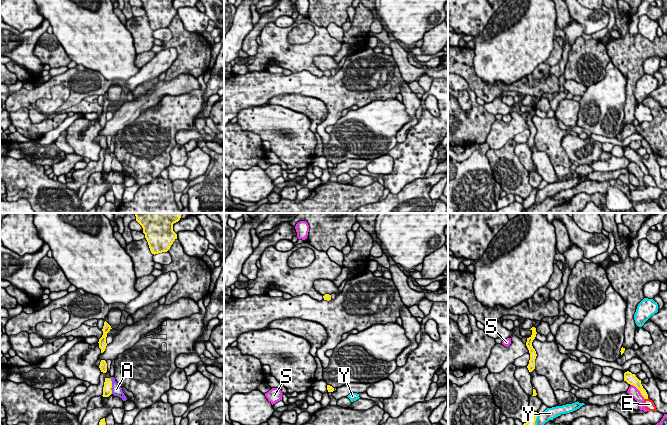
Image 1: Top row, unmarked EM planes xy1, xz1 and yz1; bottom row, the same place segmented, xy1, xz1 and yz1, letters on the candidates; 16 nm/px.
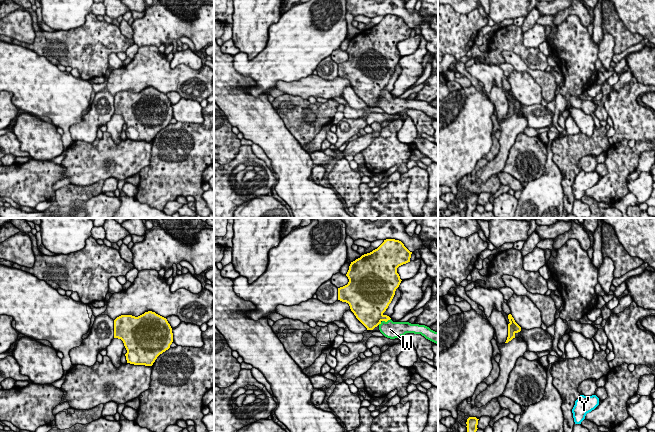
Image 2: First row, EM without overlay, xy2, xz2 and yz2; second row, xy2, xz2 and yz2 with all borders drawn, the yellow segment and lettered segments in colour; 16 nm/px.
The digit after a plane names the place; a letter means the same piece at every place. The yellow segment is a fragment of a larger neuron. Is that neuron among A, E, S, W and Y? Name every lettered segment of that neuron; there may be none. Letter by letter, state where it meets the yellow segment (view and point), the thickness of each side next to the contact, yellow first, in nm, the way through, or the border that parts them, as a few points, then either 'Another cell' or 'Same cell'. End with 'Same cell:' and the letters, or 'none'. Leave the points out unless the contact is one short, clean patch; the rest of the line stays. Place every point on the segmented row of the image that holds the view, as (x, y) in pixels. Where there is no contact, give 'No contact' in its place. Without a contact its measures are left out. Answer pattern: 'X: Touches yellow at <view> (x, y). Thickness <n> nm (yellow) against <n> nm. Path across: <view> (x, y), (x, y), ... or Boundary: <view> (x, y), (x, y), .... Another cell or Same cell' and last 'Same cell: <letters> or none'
A: Touches yellow at xy1 (111, 386). Thickness 140 nm (yellow) against 160 nm. Boundary: xy1 (109, 378), (112, 393). Another cell
E: Touches yellow at yz1 (646, 398). Thickness 120 nm (yellow) against 160 nm. Boundary: yz1 (648, 398), (644, 399). Another cell
S: Touches yellow at yz1 (639, 390). Thickness 170 nm (yellow) against 160 nm. Boundary: yz1 (631, 384), (644, 398). Another cell
W: Touches yellow at xz2 (384, 320). Thickness 400 nm (yellow) against 280 nm. Path across: xz2 (370, 314), (384, 320), (390, 329). Same cell
Y: Touches yellow at yz1 (535, 419). Thickness 100 nm (yellow) against 190 nm. Boundary: yz1 (538, 413), (534, 424). Another cell
Same cell: W

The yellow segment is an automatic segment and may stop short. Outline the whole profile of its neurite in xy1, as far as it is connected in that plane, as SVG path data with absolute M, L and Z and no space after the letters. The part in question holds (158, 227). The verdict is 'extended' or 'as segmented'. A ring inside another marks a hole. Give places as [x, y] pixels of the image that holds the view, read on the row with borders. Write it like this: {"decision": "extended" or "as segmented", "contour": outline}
{"decision": "as segmented", "contour": "M135 213L136 221L143 228L143 233L152 254L167 252L170 249L177 239L177 234L173 231L173 224L180 220L181 215L182 213Z"}

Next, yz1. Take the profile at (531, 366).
{"decision": "as segmented", "contour": "M532 327L530 330L532 331L532 335L529 338L527 338L527 342L526 342L526 346L530 353L530 360L529 360L529 364L528 364L527 368L528 368L529 372L532 372L535 369L535 359L537 356L536 351L532 346L532 342L536 337L537 332L536 332L535 327Z"}

